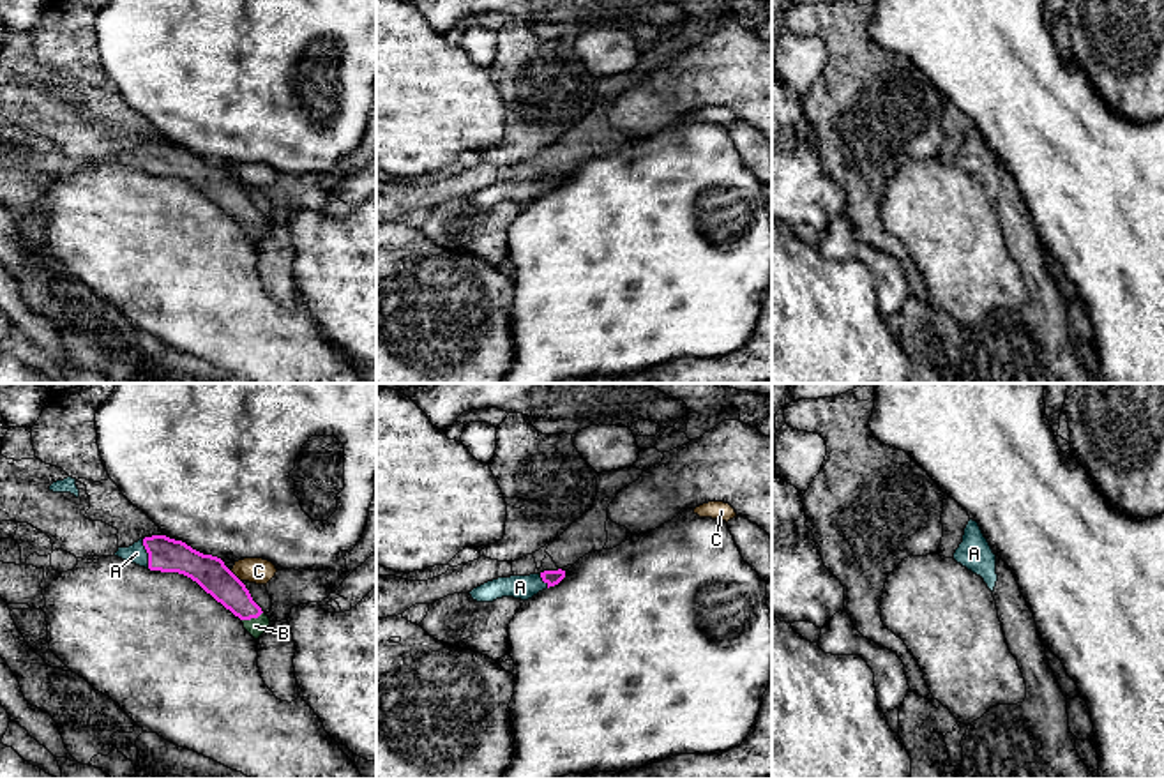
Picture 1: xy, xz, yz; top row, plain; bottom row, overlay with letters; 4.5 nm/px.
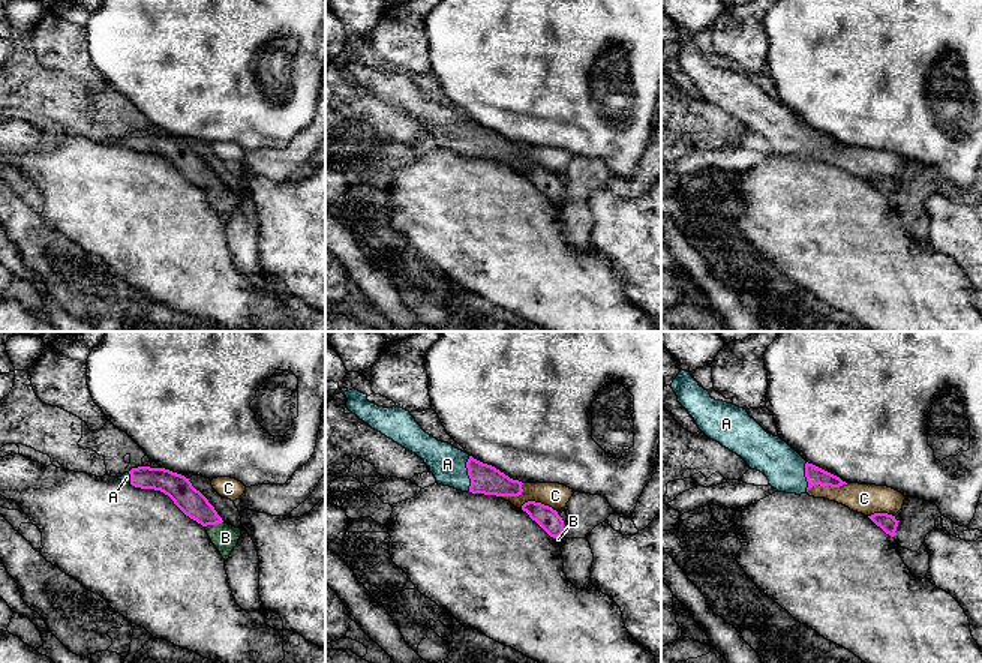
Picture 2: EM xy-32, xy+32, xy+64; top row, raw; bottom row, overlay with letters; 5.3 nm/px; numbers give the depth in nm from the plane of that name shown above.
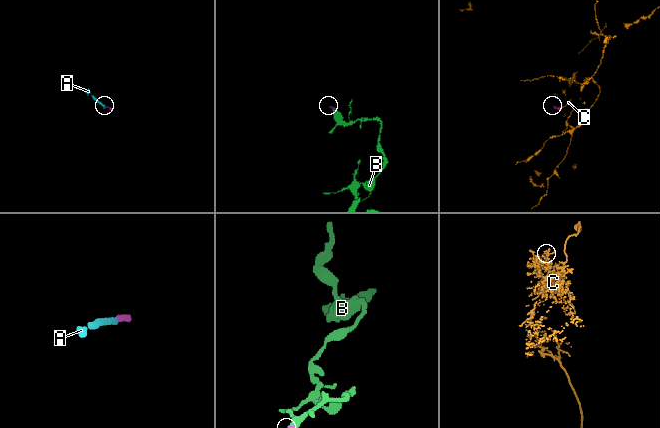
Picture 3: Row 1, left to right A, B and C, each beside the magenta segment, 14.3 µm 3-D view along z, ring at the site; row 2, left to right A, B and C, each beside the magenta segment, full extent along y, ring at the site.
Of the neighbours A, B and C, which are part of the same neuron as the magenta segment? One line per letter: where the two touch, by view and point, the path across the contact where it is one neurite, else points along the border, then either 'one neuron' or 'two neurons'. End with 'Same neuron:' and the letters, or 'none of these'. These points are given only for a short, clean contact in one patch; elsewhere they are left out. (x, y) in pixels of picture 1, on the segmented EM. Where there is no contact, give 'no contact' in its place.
A: contact xy (147, 552); way xy (166, 555), (147, 552), (136, 553); one neuron
B: contact xy (251, 617); one neuron
C: contact xy (235, 576); border xy (230, 571), (241, 582); two neurons
Same neuron: A, B

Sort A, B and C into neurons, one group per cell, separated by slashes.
A B / C

